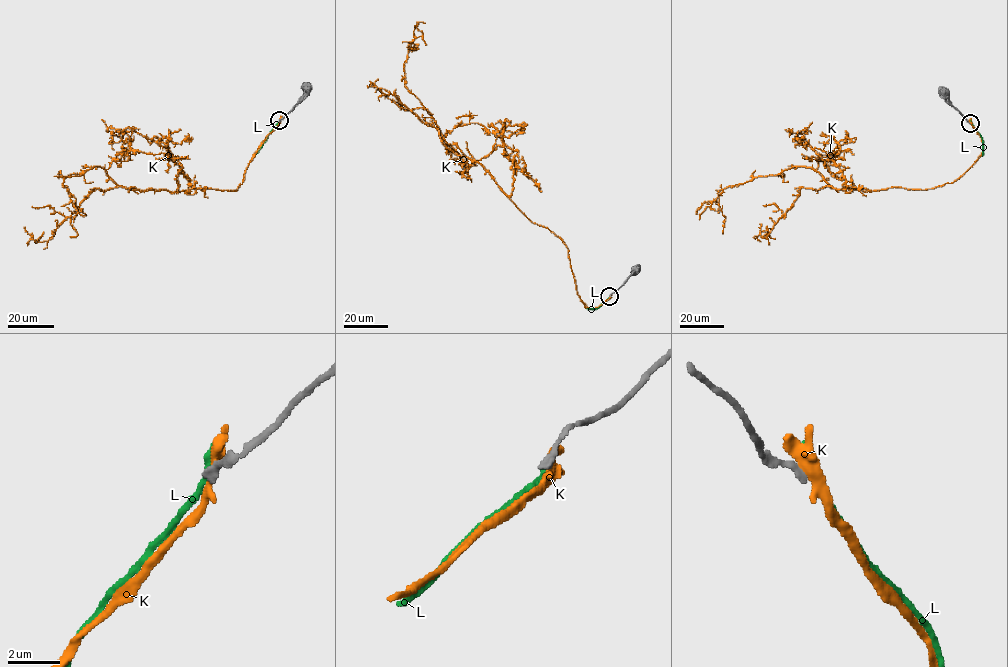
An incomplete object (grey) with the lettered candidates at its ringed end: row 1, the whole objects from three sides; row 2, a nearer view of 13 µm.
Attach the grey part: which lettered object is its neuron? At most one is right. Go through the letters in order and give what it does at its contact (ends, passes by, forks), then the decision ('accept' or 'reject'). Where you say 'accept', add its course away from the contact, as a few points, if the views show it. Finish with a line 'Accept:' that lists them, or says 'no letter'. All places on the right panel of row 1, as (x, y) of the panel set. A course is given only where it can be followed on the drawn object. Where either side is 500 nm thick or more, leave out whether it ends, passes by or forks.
K: it forks; reject
L: it ends; reject
Accept: no letter

